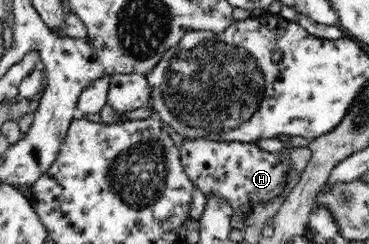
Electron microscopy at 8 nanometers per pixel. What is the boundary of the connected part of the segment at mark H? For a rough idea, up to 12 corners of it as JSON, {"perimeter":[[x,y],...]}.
{"perimeter":[[184,138],[184,172],[233,212],[287,194],[289,167],[254,142]]}

